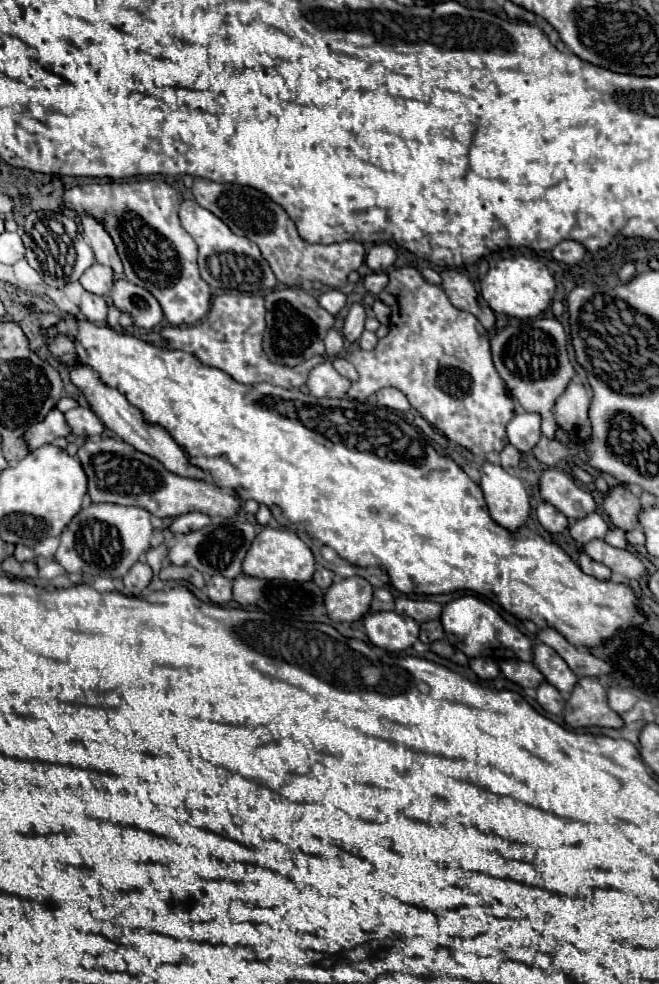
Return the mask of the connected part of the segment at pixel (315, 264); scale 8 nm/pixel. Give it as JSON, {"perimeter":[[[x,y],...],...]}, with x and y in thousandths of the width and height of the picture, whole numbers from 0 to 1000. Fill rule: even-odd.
{"perimeter":[[[294,181],[291,197],[297,205],[307,207],[307,211],[328,217],[355,238],[388,246],[398,260],[407,264],[413,276],[419,278],[422,287],[434,291],[455,291],[461,285],[486,285],[501,293],[519,293],[528,287],[528,278],[543,274],[552,266],[552,250],[546,246],[528,244],[492,250],[458,244],[434,213],[388,191],[364,187],[331,187],[313,181]]]}

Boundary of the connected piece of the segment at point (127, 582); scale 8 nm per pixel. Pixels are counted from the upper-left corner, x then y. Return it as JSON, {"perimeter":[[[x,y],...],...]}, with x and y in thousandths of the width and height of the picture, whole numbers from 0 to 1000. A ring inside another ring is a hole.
{"perimeter":[[[206,571],[188,585],[188,596],[200,606],[212,606],[215,600],[228,593],[228,589],[231,589],[228,575],[219,571]]]}

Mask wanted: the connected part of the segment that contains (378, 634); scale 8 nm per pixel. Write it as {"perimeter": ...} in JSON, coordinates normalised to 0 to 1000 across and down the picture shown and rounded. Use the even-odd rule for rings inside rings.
{"perimeter":[[[564,622],[552,626],[552,640],[558,640],[558,650],[583,661],[607,663],[622,659],[634,650],[637,636],[601,622]]]}

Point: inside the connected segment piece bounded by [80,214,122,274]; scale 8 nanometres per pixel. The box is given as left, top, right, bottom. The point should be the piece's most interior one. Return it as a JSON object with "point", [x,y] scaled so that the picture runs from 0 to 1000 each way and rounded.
{"point":[143,238]}

